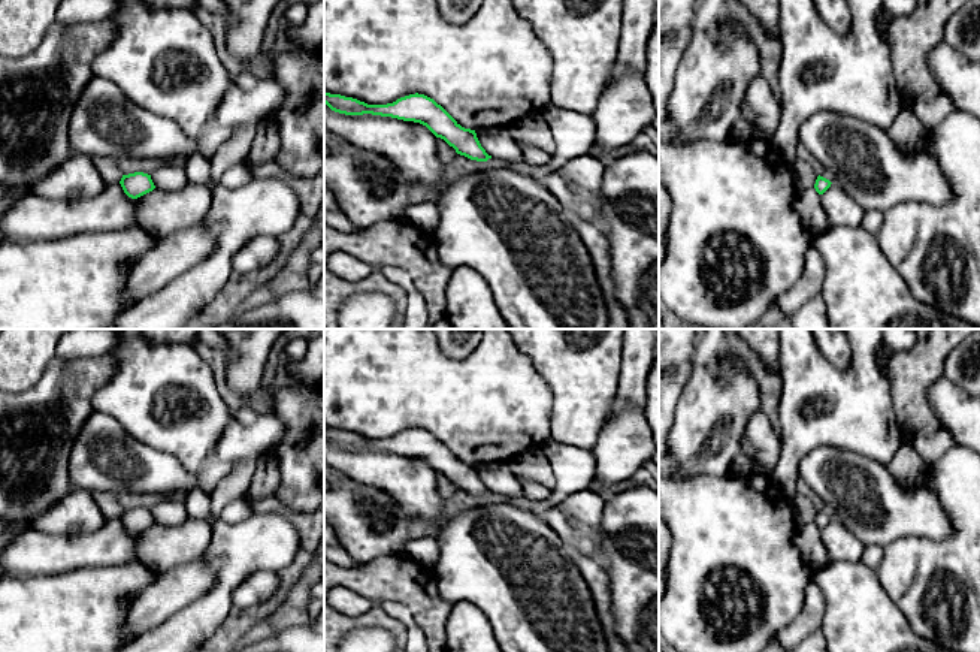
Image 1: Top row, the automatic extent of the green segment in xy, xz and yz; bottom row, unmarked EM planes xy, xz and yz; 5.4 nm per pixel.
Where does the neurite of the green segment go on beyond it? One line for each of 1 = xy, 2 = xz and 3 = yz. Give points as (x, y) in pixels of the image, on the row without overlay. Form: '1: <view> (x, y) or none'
1: none
2: none
3: none

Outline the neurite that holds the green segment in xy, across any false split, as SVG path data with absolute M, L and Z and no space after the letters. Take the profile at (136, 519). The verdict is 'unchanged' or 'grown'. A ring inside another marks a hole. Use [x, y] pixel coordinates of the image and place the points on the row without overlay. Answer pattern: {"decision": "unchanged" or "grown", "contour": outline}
{"decision": "unchanged", "contour": "M143 507L122 510L120 519L124 528L131 534L137 534L155 523L151 510Z"}

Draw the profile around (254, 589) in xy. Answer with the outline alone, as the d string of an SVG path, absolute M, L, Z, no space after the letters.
M257 571L248 576L232 594L236 607L252 607L264 603L273 595L279 583L279 577L272 571Z

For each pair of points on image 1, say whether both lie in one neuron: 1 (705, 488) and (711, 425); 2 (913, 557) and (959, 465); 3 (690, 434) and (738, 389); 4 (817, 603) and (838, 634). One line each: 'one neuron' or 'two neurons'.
1: two neurons
2: one neuron
3: one neuron
4: two neurons

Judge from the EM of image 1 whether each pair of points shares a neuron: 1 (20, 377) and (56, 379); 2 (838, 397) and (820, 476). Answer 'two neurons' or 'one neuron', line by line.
1: two neurons
2: two neurons

